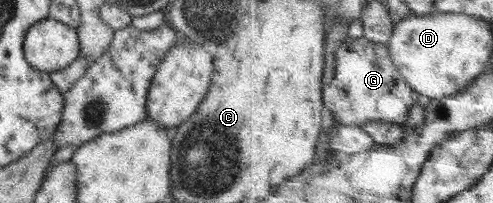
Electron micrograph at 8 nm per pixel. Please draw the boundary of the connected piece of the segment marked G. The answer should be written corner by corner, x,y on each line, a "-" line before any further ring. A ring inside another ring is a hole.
363,36
361,38
347,37
336,50
336,76
332,83
324,88
324,99
327,109
335,113
341,123
349,126
366,126
369,122
385,121
395,124
406,124
411,114
411,108
419,102
421,93
417,92
407,79
401,75
400,66
393,60
389,43
378,43

